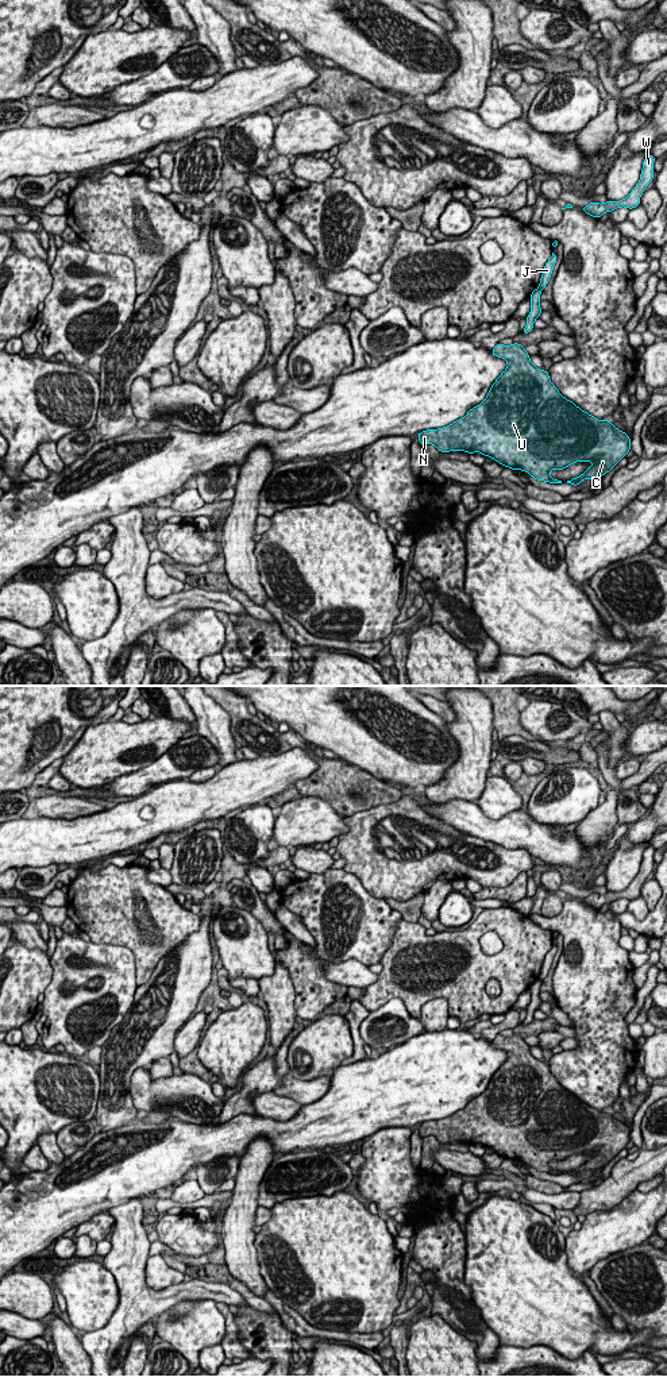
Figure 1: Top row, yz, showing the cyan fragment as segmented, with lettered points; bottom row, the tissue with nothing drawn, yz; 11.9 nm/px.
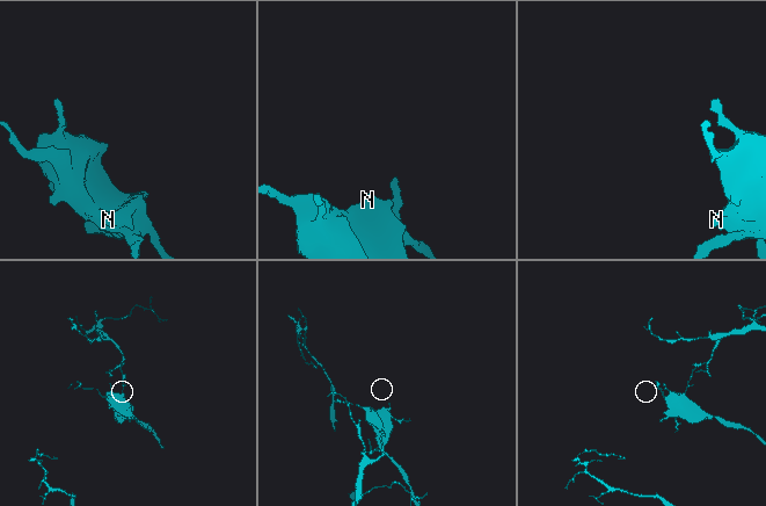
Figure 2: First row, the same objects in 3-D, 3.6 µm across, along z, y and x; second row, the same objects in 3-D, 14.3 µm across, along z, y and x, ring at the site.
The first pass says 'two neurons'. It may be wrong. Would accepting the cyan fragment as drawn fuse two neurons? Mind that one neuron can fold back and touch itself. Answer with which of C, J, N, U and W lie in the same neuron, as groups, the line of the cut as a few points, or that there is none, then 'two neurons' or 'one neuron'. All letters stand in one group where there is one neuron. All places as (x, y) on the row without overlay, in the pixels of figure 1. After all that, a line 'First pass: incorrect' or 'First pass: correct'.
C N U / J W | yz (539, 978), (542, 980) | two neurons
First pass: correct

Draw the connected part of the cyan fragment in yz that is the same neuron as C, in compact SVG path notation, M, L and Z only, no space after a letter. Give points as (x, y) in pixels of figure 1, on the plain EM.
M497 1034L491 1045L504 1049L508 1058L491 1076L487 1088L479 1096L470 1100L464 1108L458 1110L452 1115L420 1123L417 1129L423 1138L433 1135L440 1143L481 1143L504 1158L525 1162L537 1172L555 1176L562 1174L562 1172L554 1170L550 1166L551 1161L564 1161L577 1153L591 1153L591 1158L583 1165L567 1172L572 1177L578 1177L583 1170L604 1168L631 1142L631 1129L625 1123L616 1119L609 1111L598 1111L590 1107L572 1092L563 1088L551 1073L548 1064L532 1056L529 1045L521 1035L502 1037Z

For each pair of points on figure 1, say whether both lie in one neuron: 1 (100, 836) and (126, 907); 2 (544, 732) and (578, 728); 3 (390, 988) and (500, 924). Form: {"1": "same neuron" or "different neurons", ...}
{"1": "different neurons", "2": "same neuron", "3": "same neuron"}

